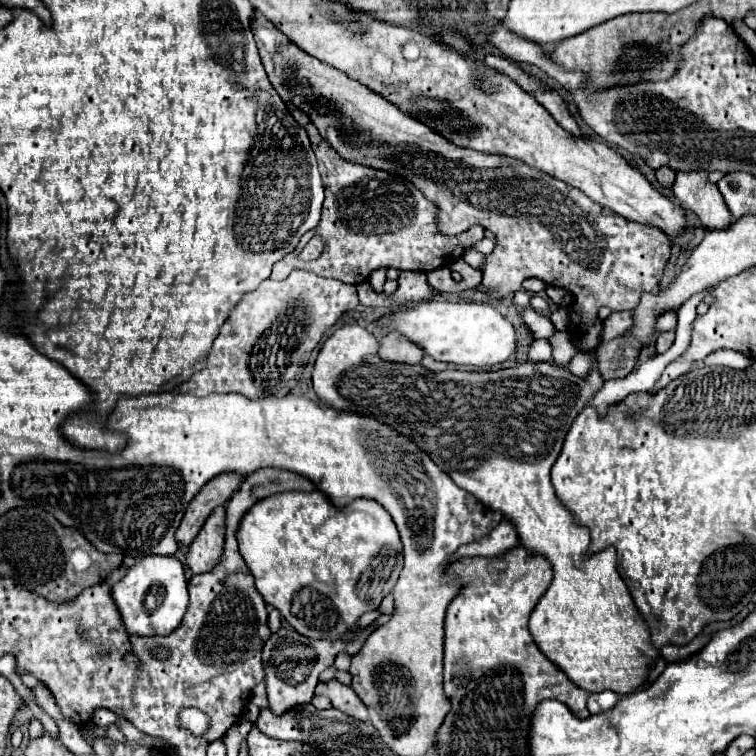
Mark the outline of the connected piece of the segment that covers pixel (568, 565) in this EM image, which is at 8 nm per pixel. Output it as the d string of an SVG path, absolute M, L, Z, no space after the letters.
M343 325L323 343L313 365L313 389L317 397L335 411L349 411L373 417L393 427L399 435L411 439L441 467L459 487L473 493L483 505L503 513L521 541L521 547L543 555L553 567L553 581L529 619L529 633L541 649L577 687L595 691L617 691L621 695L637 689L647 677L647 665L655 663L659 651L651 645L647 625L635 611L635 603L617 573L617 555L613 547L591 553L591 537L585 525L573 521L571 511L557 499L549 471L561 451L563 439L591 397L603 387L597 369L597 351L587 351L593 365L587 377L573 375L557 363L523 363L511 369L471 373L471 371L429 371L423 365L383 361L379 357L379 339L361 325Z

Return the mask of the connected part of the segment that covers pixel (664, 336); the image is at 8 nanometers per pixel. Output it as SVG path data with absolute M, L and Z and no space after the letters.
M663 331L663 333L659 333L659 337L655 341L657 353L665 353L671 347L673 341L675 341L675 331Z

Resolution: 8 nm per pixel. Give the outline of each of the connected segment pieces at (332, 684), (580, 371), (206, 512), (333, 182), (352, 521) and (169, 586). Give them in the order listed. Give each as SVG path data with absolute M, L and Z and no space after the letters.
M337 679L319 683L315 687L315 695L329 697L331 699L331 705L335 709L339 709L341 713L345 713L345 715L349 715L353 719L361 719L361 721L367 721L369 719L367 707L361 703L361 699L355 695L355 691L351 691L351 687L341 685Z
M577 353L569 363L567 367L573 367L573 371L577 371L577 375L585 375L587 367L589 367L589 359L585 359L585 353Z
M221 475L217 479L211 479L189 503L189 507L183 515L183 521L175 533L177 543L189 547L191 541L195 539L195 535L201 531L205 519L211 515L211 511L219 505L225 505L229 501L229 497L233 495L233 491L237 491L241 481L243 481L243 477L239 477L239 475Z
M295 107L289 109L295 121L307 131L311 139L311 147L319 161L319 171L325 187L325 203L323 215L315 229L311 229L303 239L319 235L325 243L321 257L305 263L297 257L285 255L281 261L273 265L271 277L275 281L285 279L293 269L311 271L319 277L339 279L343 283L363 283L375 269L393 267L399 271L433 271L437 267L449 267L457 261L469 247L485 237L483 227L471 227L459 235L443 235L435 225L435 209L421 191L409 187L407 191L399 191L393 183L393 175L377 169L365 169L361 165L345 163L327 143L321 139L319 131L309 123L307 115L301 115Z
M321 491L271 495L245 513L237 531L239 551L255 577L257 591L263 595L265 603L279 609L297 633L309 639L341 639L347 629L355 627L363 613L379 607L381 599L393 589L403 567L401 539L393 519L383 507L377 507L377 503L369 499L357 499L337 509L327 501L329 499Z
M149 555L141 563L133 565L127 575L111 587L111 597L119 609L127 635L169 635L183 621L189 603L183 565L175 557Z

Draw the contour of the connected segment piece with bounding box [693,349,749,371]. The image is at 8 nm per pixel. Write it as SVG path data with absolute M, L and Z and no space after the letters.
M719 349L719 351L715 351L715 353L707 355L701 363L695 363L693 367L701 367L701 365L705 365L705 367L721 365L721 367L731 367L731 369L739 369L739 371L743 371L743 369L749 365L749 359L747 359L747 357L743 357L743 355L741 355L741 353L737 353L737 351Z

